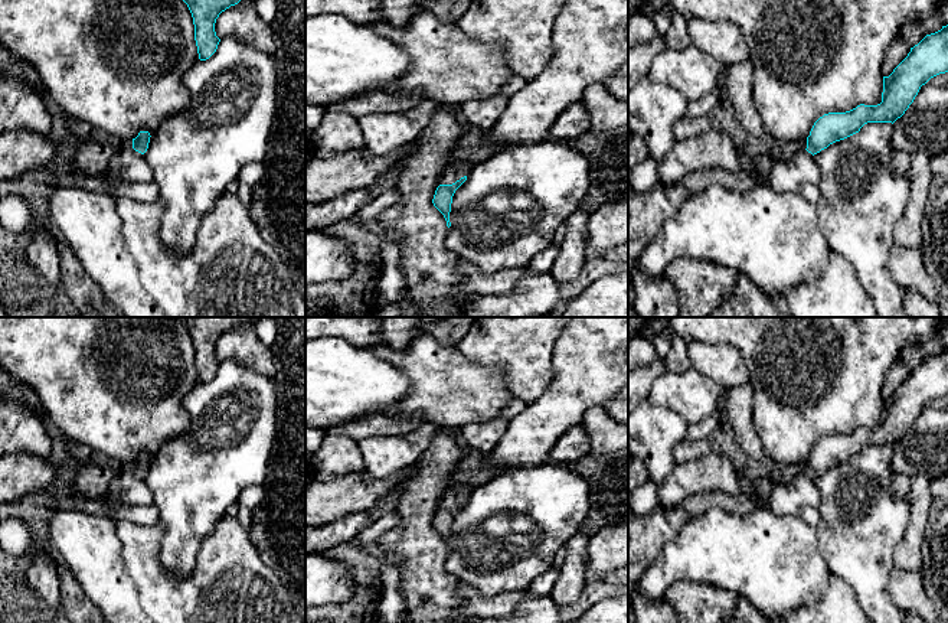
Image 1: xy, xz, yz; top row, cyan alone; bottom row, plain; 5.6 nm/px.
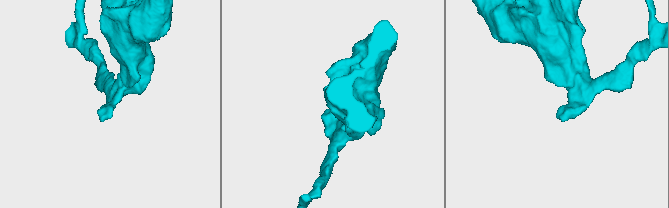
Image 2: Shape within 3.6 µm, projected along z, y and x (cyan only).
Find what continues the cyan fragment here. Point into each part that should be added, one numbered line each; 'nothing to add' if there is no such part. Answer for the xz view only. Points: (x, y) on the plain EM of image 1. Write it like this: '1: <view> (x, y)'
1: xz (451, 496)

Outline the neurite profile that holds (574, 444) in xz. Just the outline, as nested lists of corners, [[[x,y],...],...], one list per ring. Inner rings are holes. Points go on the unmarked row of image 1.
[[[581,424],[571,427],[553,446],[547,461],[571,463],[591,453],[591,441]]]

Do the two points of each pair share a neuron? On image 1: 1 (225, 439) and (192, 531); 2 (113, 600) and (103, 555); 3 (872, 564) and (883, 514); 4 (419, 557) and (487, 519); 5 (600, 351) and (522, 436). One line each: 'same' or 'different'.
1: same
2: same
3: same
4: different
5: same

